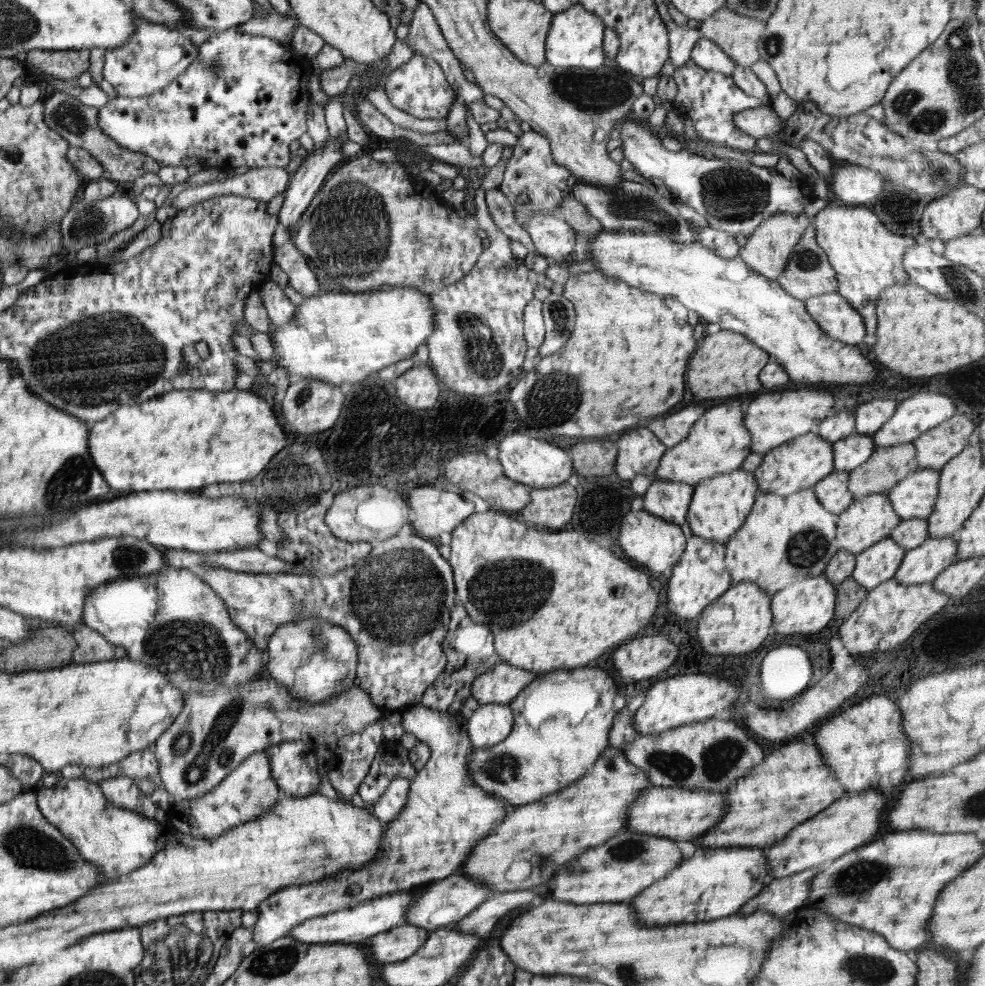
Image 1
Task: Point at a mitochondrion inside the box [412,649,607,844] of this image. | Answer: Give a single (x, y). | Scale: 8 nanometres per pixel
(506, 766)

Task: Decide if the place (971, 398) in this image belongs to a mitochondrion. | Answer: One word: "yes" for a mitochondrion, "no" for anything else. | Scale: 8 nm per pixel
no

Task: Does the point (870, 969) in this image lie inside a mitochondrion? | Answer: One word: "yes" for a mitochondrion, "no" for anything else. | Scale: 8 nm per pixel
yes

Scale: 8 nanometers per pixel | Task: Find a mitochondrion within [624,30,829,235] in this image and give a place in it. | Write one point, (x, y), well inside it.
(730, 193)

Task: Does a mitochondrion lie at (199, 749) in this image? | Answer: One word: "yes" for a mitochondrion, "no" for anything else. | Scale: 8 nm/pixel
yes

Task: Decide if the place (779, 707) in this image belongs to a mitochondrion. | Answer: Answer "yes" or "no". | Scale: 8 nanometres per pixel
no

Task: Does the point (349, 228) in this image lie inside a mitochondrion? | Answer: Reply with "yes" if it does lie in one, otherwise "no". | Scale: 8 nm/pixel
yes

